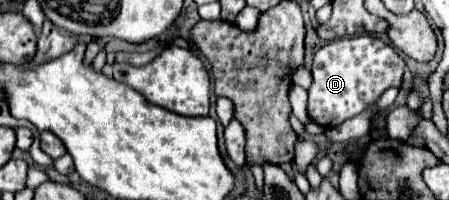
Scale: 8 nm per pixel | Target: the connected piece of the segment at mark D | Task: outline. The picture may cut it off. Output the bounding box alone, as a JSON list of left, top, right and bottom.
[308,35,404,129]

